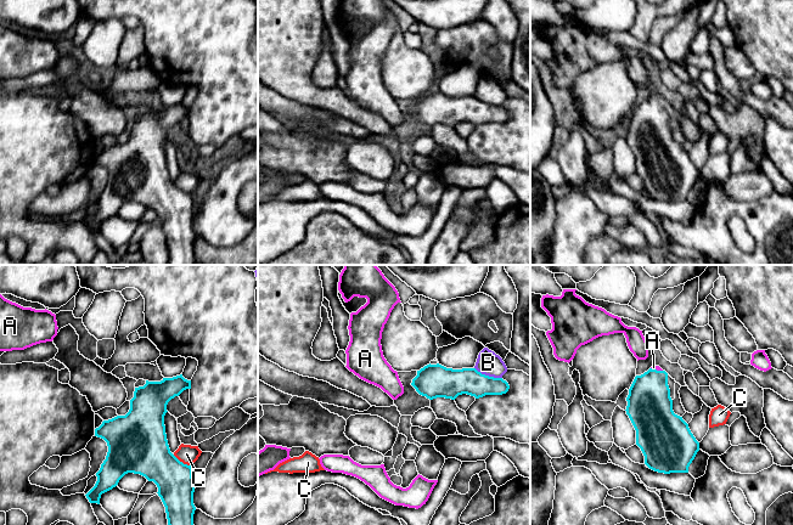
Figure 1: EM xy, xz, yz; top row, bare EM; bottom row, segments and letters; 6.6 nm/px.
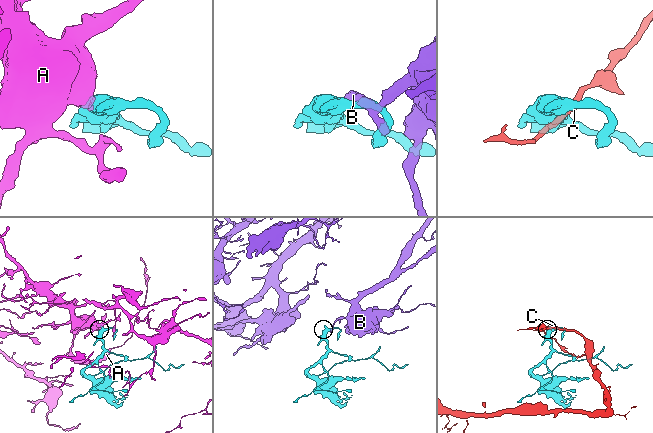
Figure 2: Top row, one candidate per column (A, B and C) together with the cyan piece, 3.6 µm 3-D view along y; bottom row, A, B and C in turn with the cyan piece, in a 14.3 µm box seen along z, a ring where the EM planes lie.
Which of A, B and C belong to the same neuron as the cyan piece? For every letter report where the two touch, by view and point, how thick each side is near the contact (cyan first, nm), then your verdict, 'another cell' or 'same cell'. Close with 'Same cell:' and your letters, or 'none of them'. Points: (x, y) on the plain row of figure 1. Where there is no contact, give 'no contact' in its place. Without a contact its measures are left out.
A: yz (656, 97) | 300/30 nm | same cell
B: xz (488, 103) | 190/160 nm | another cell
C: xy (181, 190) | 300/130 nm | another cell
Same cell: A

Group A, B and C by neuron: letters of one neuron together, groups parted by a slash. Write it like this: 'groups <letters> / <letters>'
groups A / B / C

